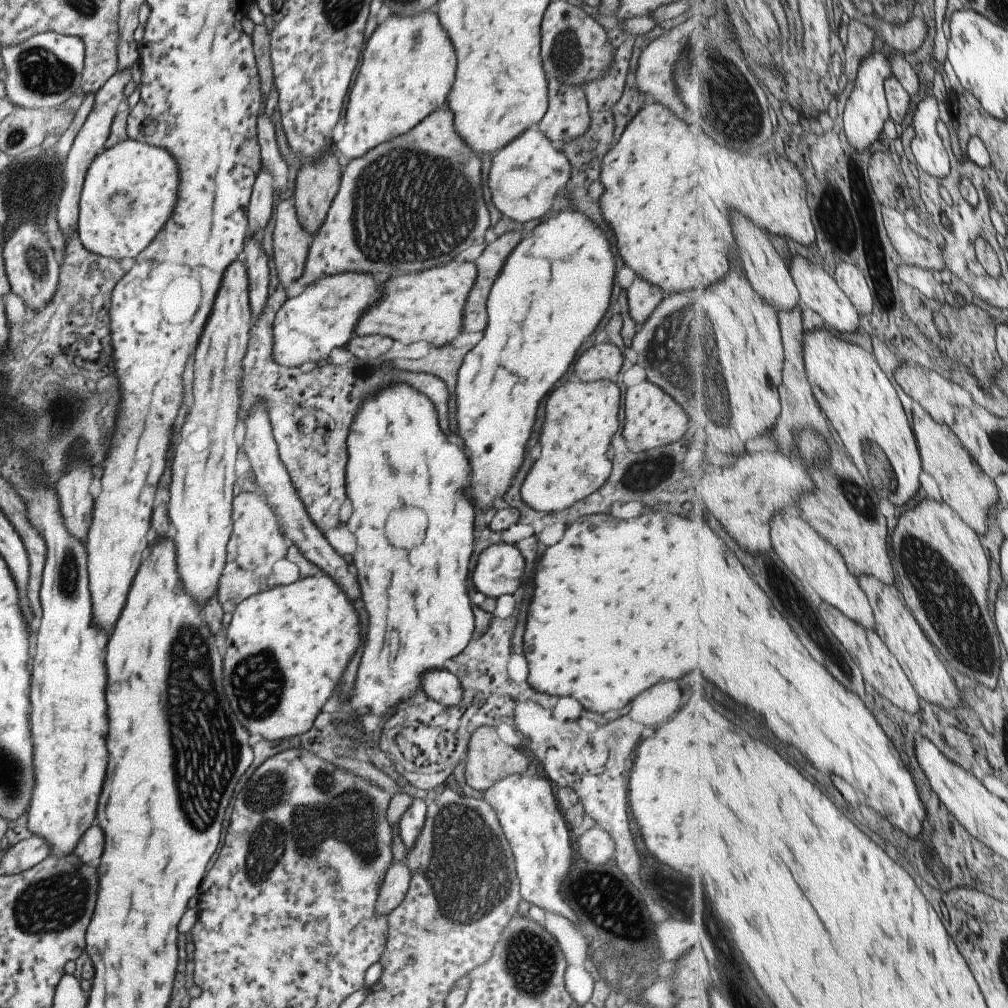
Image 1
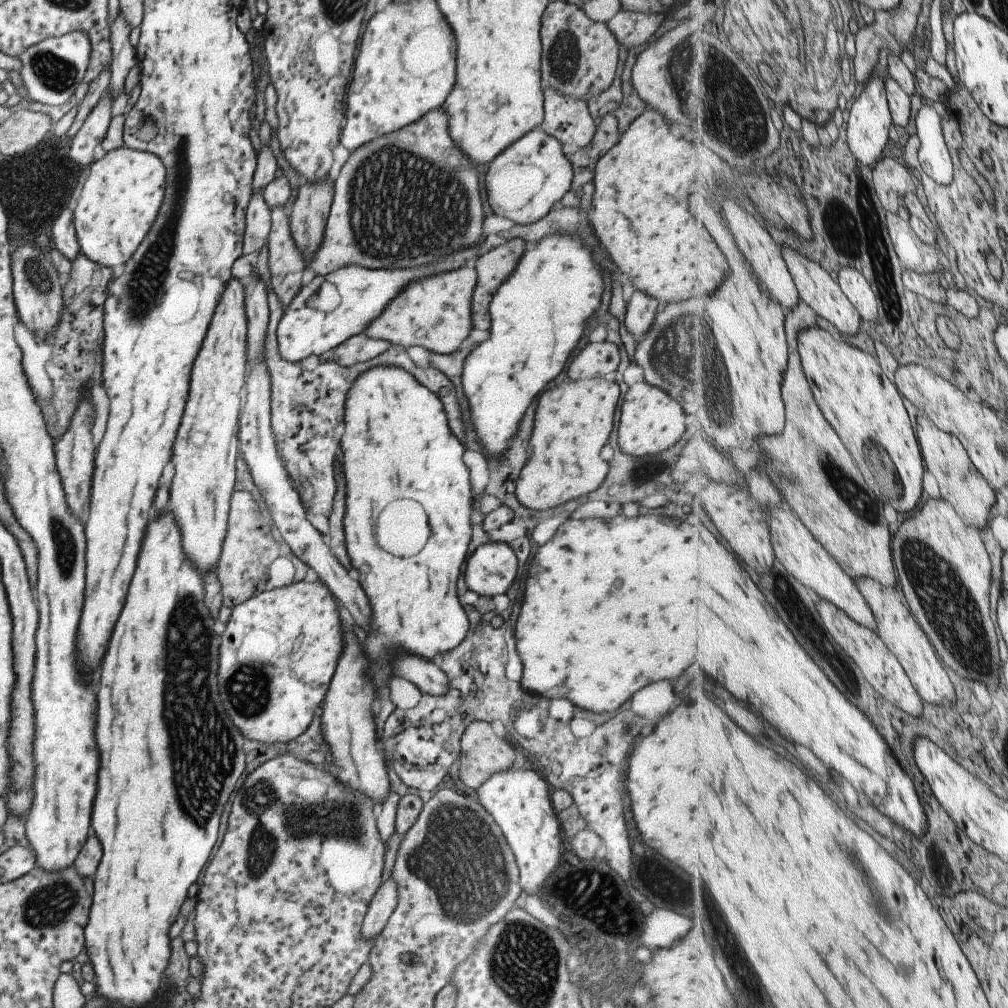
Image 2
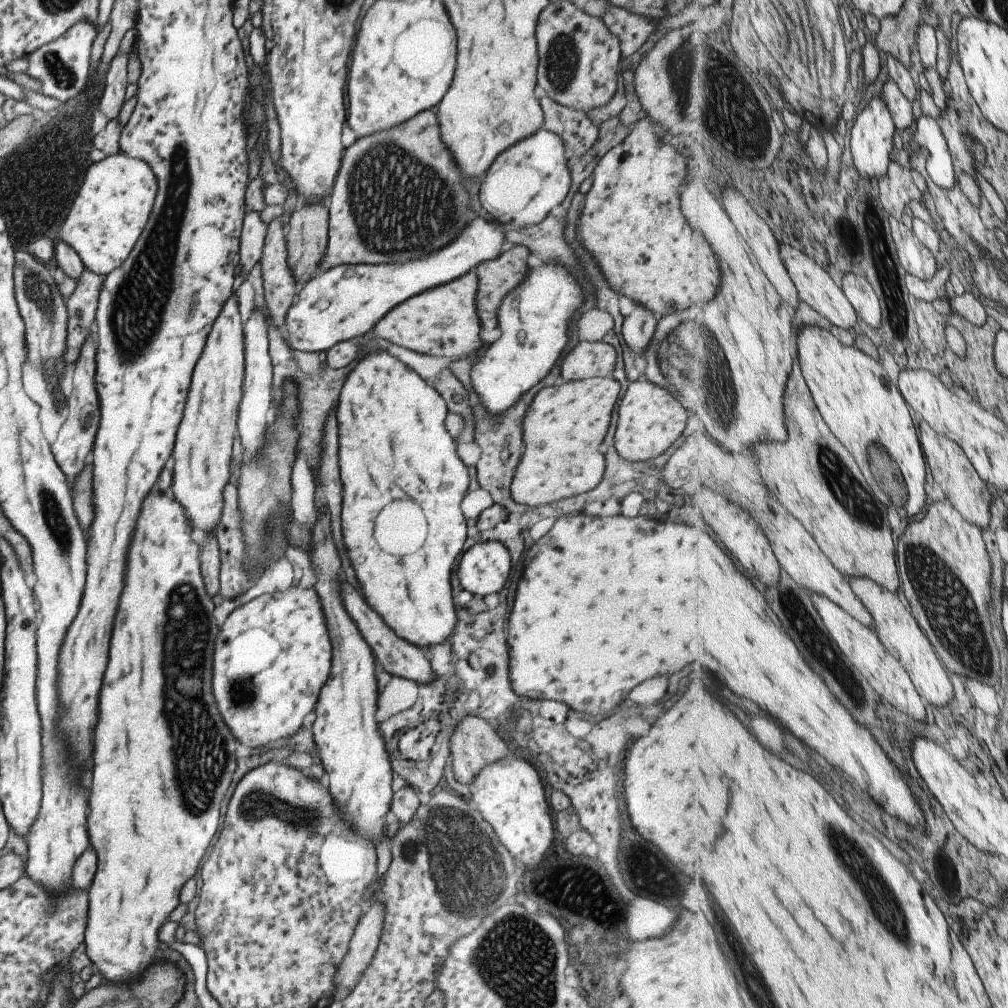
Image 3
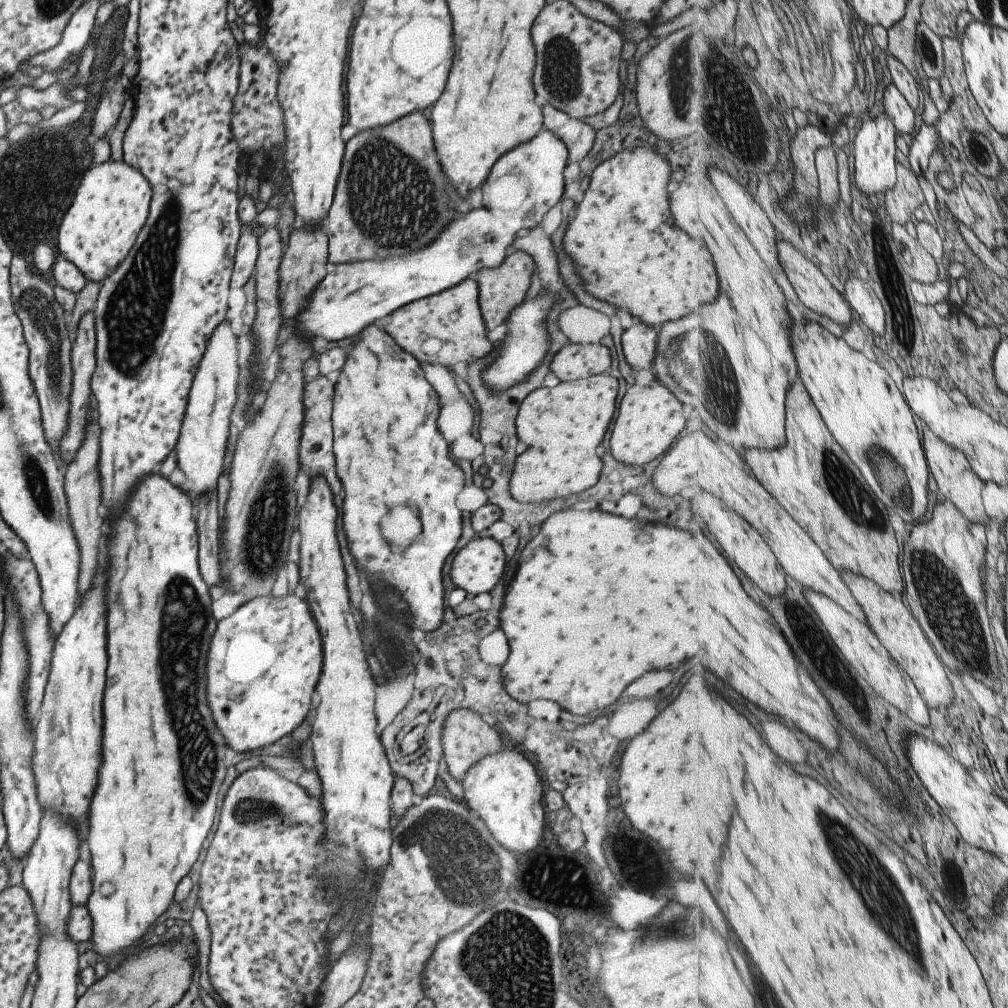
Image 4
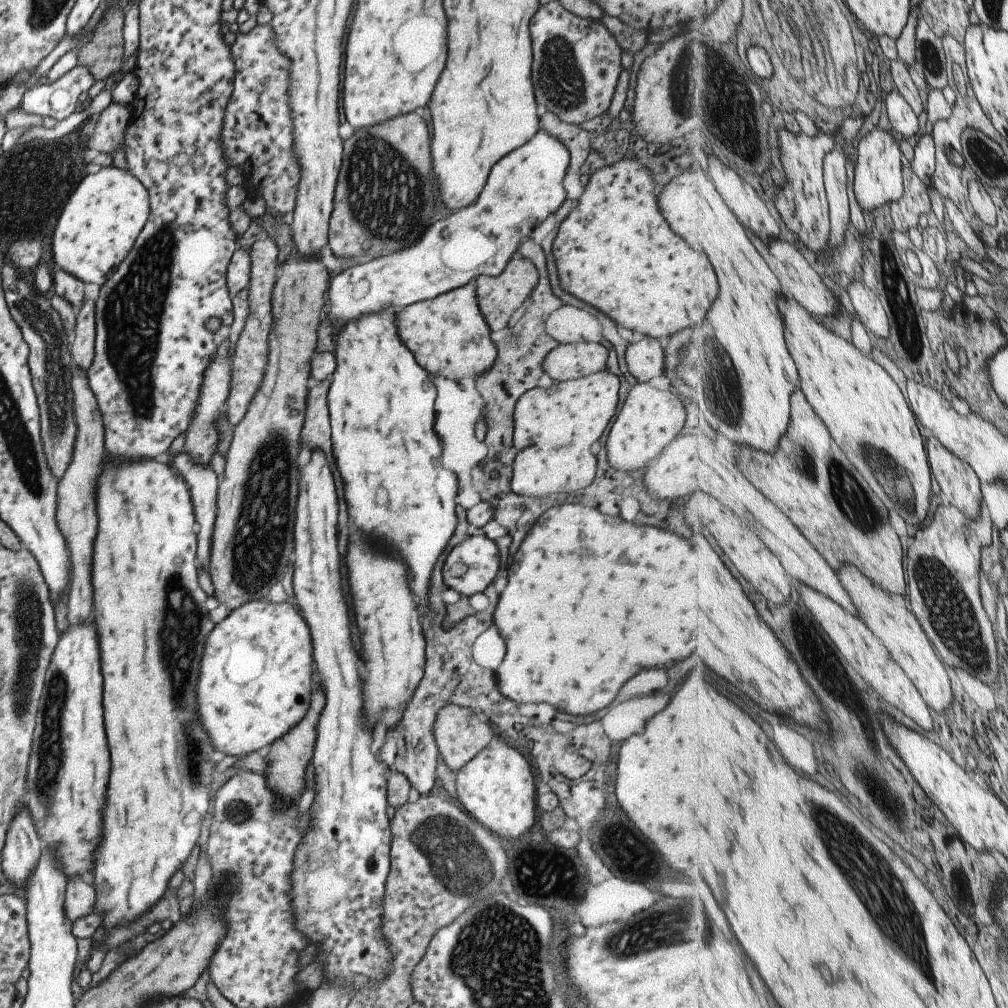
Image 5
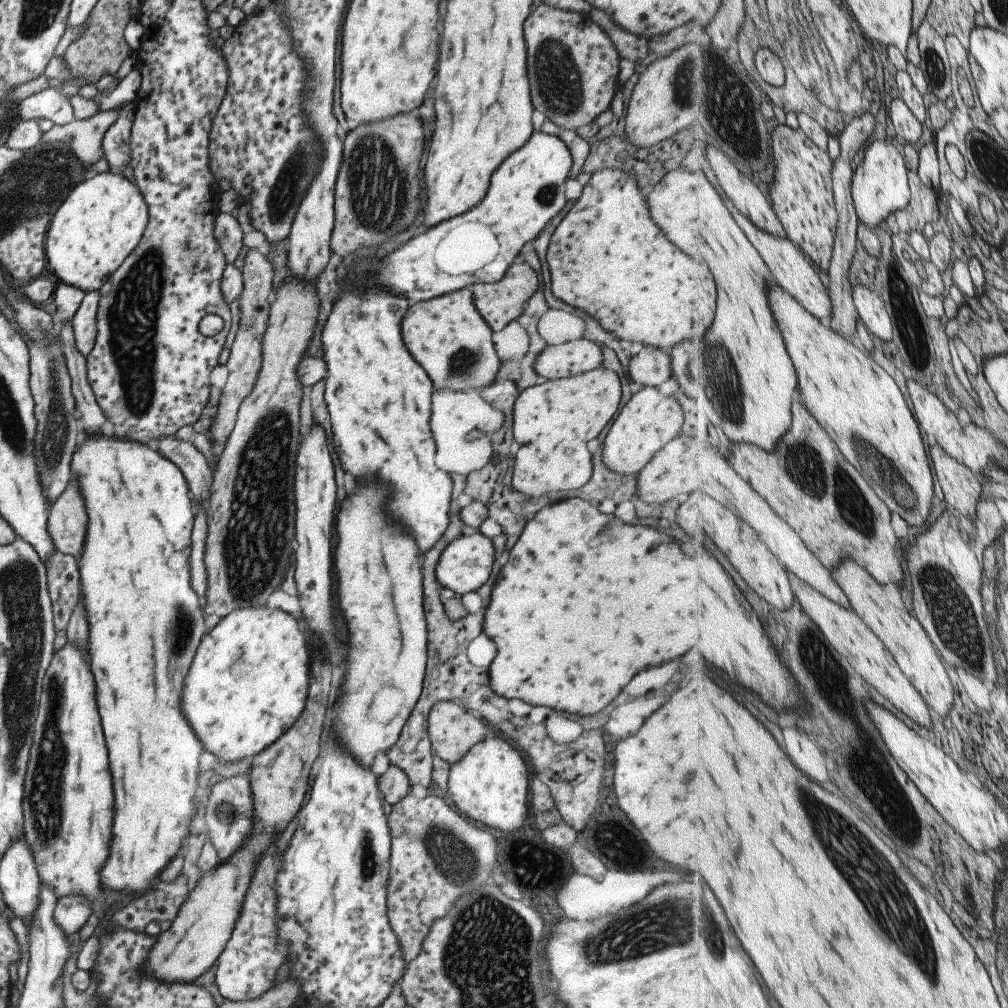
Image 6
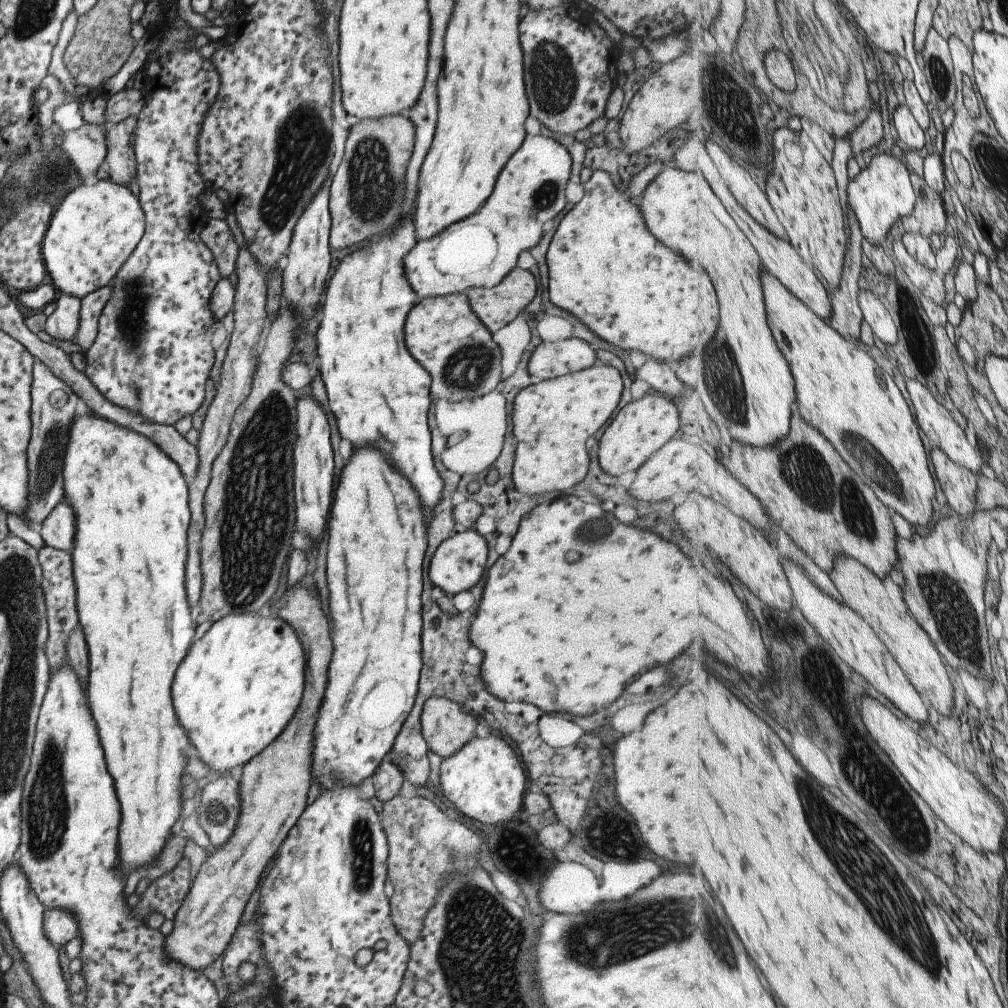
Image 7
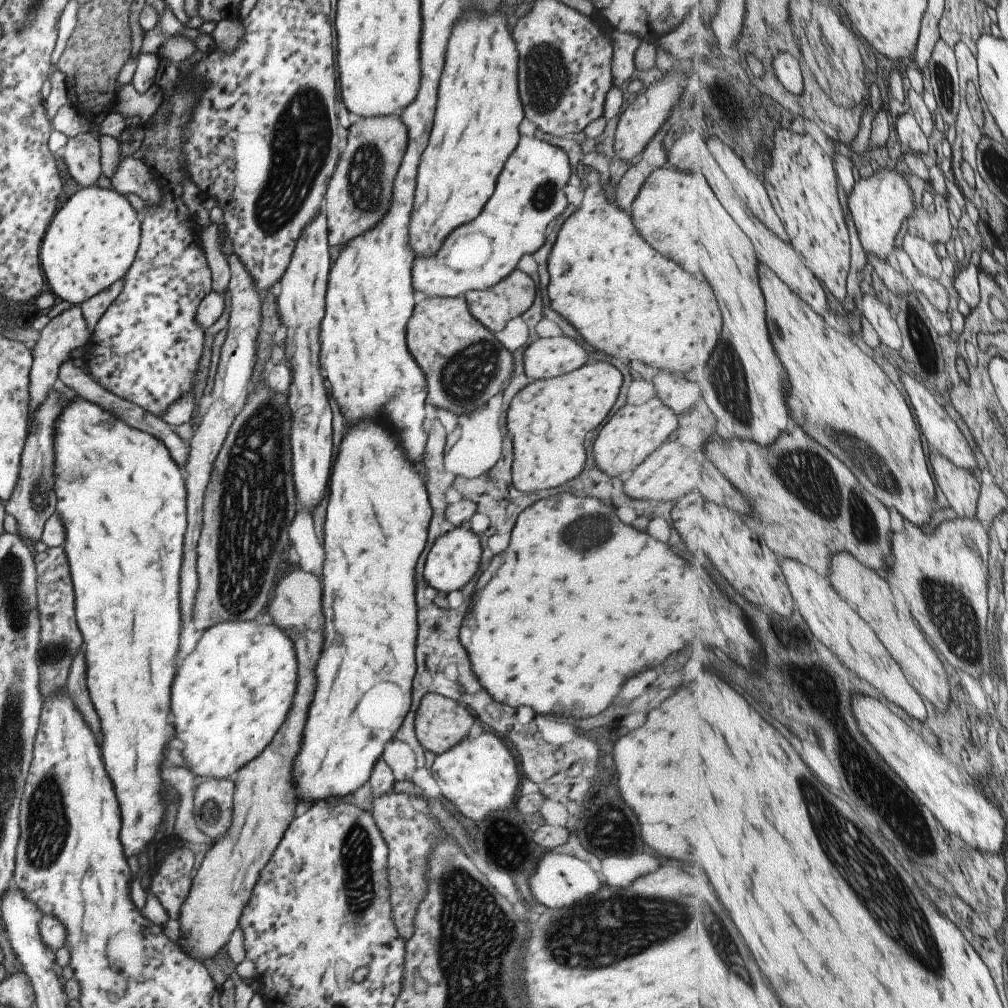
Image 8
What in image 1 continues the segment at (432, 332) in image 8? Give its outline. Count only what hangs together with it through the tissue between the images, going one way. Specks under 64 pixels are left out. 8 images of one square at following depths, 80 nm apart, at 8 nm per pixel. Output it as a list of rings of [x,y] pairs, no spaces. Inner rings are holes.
[[[451,262],[399,278],[389,278],[375,307],[368,308],[357,321],[353,335],[379,335],[408,345],[425,341],[441,349],[463,332],[464,304],[476,279],[473,262]]]

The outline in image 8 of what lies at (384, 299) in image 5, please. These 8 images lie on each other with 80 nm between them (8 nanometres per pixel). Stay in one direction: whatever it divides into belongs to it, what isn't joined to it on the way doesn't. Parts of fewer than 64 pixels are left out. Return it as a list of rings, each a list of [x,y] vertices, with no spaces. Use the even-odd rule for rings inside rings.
[[[521,136],[517,148],[509,156],[509,160],[505,160],[495,182],[495,192],[483,206],[481,214],[478,214],[473,222],[451,231],[431,257],[415,257],[412,260],[411,282],[415,293],[425,298],[461,297],[472,290],[489,288],[505,278],[516,268],[521,256],[532,255],[538,251],[547,236],[551,234],[548,224],[567,206],[563,188],[568,184],[570,172],[566,152],[535,136],[531,138]]]

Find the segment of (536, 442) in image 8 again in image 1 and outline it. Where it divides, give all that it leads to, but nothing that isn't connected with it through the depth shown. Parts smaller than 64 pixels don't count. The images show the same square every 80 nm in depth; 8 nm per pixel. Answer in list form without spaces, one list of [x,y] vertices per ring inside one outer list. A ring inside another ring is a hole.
[[[609,379],[563,382],[557,384],[545,400],[545,424],[541,424],[541,432],[537,436],[541,460],[529,468],[529,474],[523,478],[519,496],[529,508],[550,514],[586,498],[607,480],[612,464],[604,452],[612,434],[619,428],[619,389]],[[555,424],[561,428],[549,428]],[[547,440],[553,440],[553,446],[551,442],[547,444]]]

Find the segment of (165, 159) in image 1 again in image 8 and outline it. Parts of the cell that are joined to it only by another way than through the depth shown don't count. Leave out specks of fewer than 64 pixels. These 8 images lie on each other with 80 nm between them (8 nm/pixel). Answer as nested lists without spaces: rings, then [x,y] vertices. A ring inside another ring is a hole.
[[[96,185],[73,193],[55,211],[38,250],[46,290],[79,305],[119,280],[133,262],[140,243],[140,224],[123,195]]]

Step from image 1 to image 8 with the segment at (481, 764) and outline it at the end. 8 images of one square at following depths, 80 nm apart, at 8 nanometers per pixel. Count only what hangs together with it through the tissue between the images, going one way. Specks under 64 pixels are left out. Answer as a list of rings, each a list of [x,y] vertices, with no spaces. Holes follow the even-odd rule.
[[[425,693],[413,719],[415,738],[424,750],[438,755],[467,737],[473,724],[464,705],[437,693]]]

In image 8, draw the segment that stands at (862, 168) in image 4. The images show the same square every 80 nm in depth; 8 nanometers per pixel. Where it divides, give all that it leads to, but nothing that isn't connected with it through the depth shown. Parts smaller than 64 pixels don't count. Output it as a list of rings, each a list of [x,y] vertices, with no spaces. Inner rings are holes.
[[[879,168],[873,176],[860,179],[854,186],[853,192],[847,198],[847,208],[852,215],[852,221],[855,224],[862,248],[865,252],[874,254],[881,258],[881,260],[889,260],[889,256],[895,250],[895,240],[897,240],[897,236],[899,236],[899,232],[903,228],[903,222],[912,218],[916,210],[914,192],[912,186],[908,183],[907,176],[903,177],[895,170],[889,171],[885,168]]]

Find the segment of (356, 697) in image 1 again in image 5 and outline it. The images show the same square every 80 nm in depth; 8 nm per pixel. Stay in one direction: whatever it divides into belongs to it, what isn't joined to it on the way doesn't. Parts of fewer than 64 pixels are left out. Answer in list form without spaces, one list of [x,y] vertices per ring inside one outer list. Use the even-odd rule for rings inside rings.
[[[391,306],[379,310],[379,312],[371,312],[367,316],[361,316],[357,320],[347,322],[343,328],[339,328],[339,332],[335,332],[335,370],[331,374],[331,384],[327,389],[326,401],[329,408],[329,422],[331,422],[331,448],[333,448],[333,458],[337,464],[337,470],[341,474],[341,480],[345,484],[345,500],[347,500],[347,514],[351,518],[351,522],[355,524],[355,528],[371,540],[381,540],[391,552],[397,552],[397,556],[401,560],[405,560],[407,570],[409,570],[409,588],[411,592],[417,596],[417,600],[421,604],[425,604],[425,590],[427,590],[427,580],[429,580],[429,572],[435,564],[435,558],[441,554],[441,550],[445,548],[447,540],[453,534],[455,528],[455,492],[457,492],[457,478],[453,472],[443,470],[439,466],[439,442],[431,430],[433,426],[433,398],[435,398],[435,386],[431,384],[431,380],[427,378],[425,370],[418,365],[411,352],[407,352],[407,348],[401,344],[397,332],[395,332],[395,310]]]

